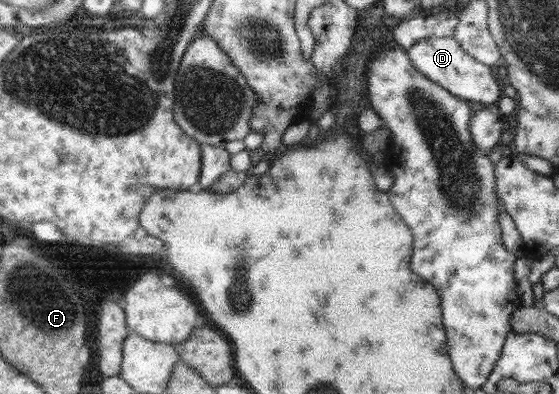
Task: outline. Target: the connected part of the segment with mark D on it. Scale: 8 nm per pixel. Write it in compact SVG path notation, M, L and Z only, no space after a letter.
M454 37L425 38L415 42L408 50L408 56L417 72L425 75L457 98L494 107L504 95L503 86L496 78L495 69L476 59L460 46Z

